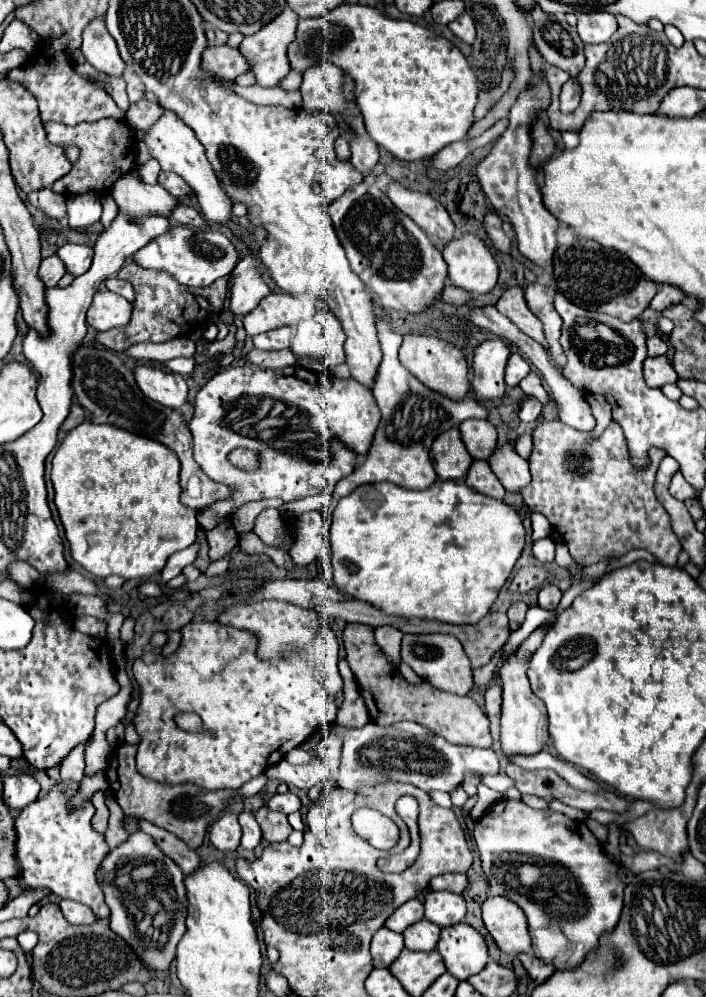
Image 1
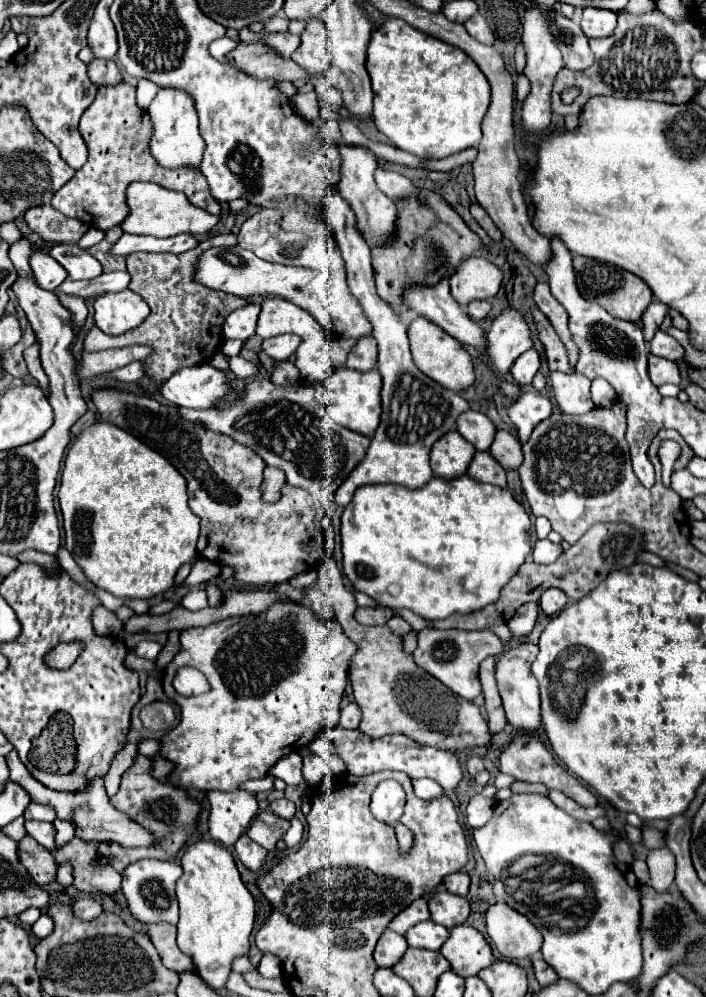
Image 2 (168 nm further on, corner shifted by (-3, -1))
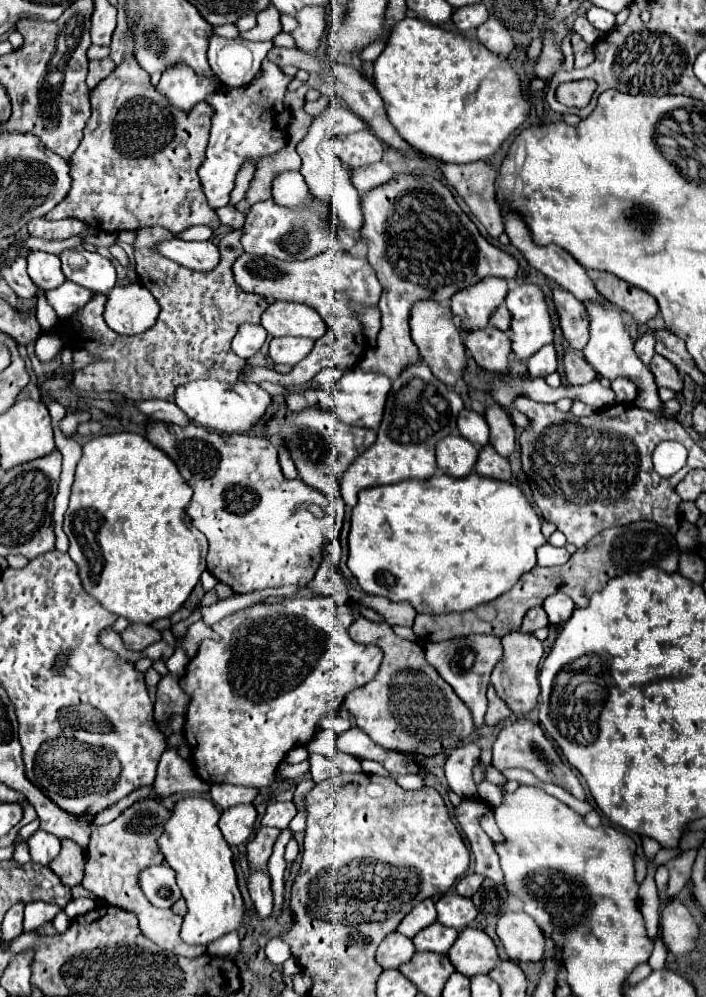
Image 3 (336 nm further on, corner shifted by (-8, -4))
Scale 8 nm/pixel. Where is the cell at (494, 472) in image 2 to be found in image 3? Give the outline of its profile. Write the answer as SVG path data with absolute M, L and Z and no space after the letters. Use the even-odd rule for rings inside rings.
M486 444L480 450L474 472L480 474L480 476L496 478L496 480L510 480L510 464L508 464L508 460L504 456L500 456L490 444Z

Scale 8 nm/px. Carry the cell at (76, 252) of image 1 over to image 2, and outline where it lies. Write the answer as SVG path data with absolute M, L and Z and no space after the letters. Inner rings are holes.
M61 243L51 247L49 255L57 259L65 271L69 273L69 279L95 279L97 275L103 273L99 261L87 251L81 249L77 243Z

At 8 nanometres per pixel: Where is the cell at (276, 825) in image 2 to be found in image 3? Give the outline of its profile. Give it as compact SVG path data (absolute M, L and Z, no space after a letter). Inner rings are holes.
M260 826L256 830L256 836L252 842L248 842L246 852L248 852L248 866L250 870L260 870L266 868L268 858L272 854L274 842L278 840L280 830L278 828L268 828L268 826Z

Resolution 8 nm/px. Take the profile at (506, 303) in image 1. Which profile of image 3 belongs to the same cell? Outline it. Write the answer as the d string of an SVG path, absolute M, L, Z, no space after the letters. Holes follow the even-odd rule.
M576 352L564 354L564 370L566 370L566 380L570 384L588 384L588 382L596 380L592 366Z

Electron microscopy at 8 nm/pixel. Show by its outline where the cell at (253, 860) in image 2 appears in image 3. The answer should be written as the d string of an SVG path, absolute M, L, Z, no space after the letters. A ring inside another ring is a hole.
M266 870L250 872L248 892L254 902L254 912L260 918L268 918L272 912L272 890L270 890L270 876Z

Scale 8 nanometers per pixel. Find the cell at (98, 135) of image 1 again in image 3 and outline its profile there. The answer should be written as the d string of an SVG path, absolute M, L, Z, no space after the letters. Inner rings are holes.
M130 28L126 30L124 60L116 66L118 68L114 68L114 72L92 90L92 116L84 128L80 148L76 148L68 162L72 172L72 188L64 202L48 212L46 218L78 218L102 232L162 226L174 234L180 234L182 230L196 224L204 224L216 230L220 226L218 216L208 206L198 178L198 168L204 162L204 150L212 128L212 106L208 102L200 102L196 108L192 108L192 112L180 112L180 108L172 108L172 104L168 104L168 100L156 92L156 86L150 84L148 72L144 72L144 68L140 68L136 62L134 34Z

